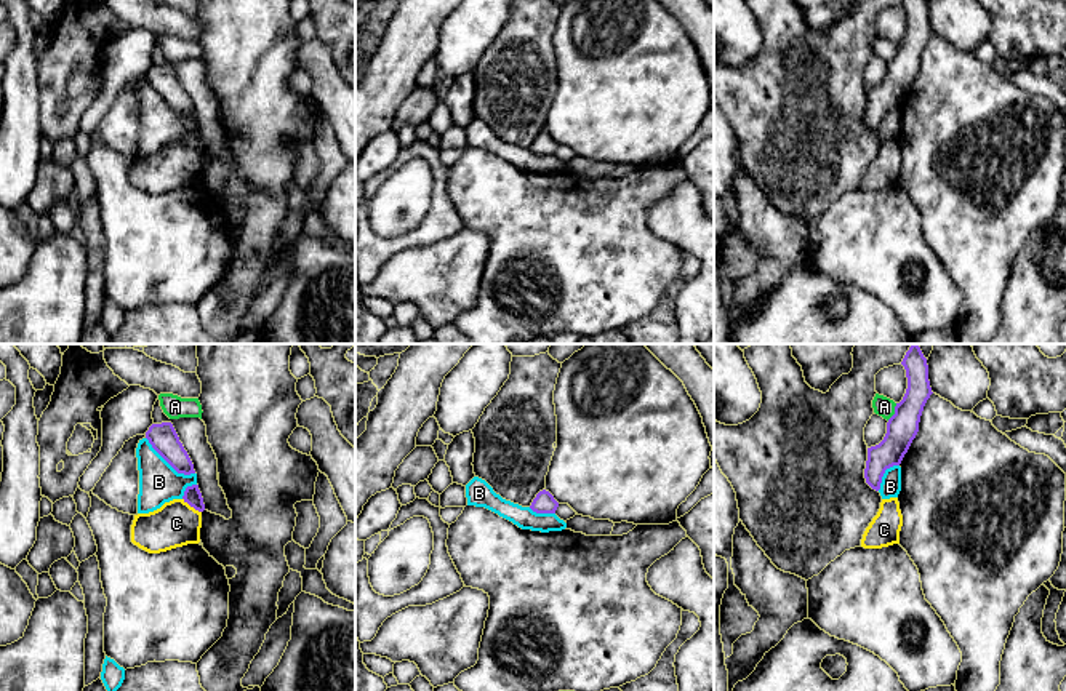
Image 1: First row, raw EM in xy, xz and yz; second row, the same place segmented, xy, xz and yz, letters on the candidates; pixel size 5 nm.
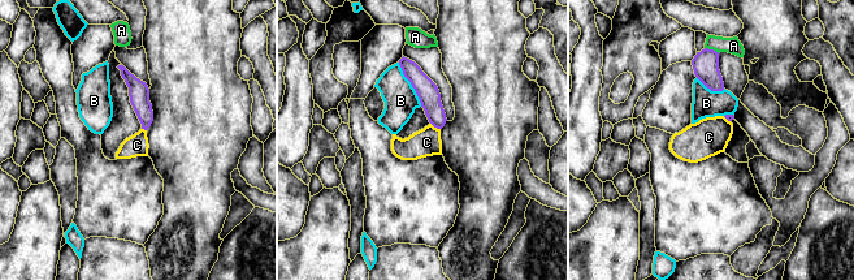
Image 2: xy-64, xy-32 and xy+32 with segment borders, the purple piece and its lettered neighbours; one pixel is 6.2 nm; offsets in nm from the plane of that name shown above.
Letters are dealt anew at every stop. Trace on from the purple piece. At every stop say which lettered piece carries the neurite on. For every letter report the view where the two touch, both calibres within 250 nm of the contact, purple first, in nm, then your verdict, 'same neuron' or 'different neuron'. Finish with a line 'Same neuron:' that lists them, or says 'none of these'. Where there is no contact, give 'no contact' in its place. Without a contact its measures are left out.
A: meets purple in yz; 160 nm thick on the purple side, 100 nm on the other; different neuron
B: meets purple in xy; 140 nm thick on the purple side, 200 nm on the other; different neuron
C: meets purple in xy; 90 nm thick on the purple side, 220 nm on the other; different neuron
Same neuron: none of these

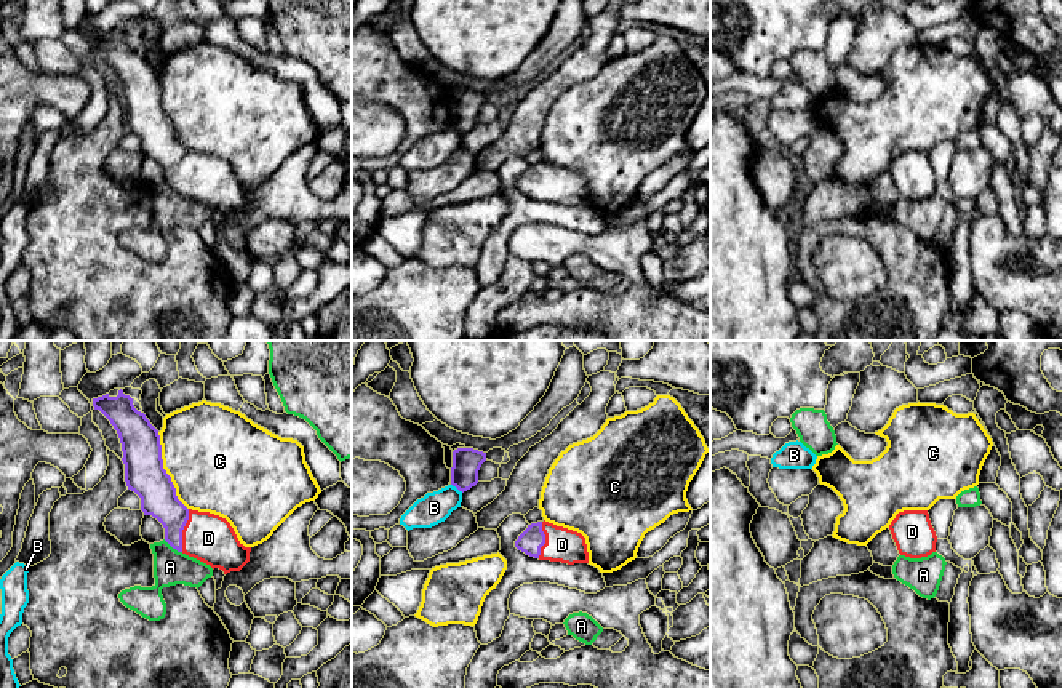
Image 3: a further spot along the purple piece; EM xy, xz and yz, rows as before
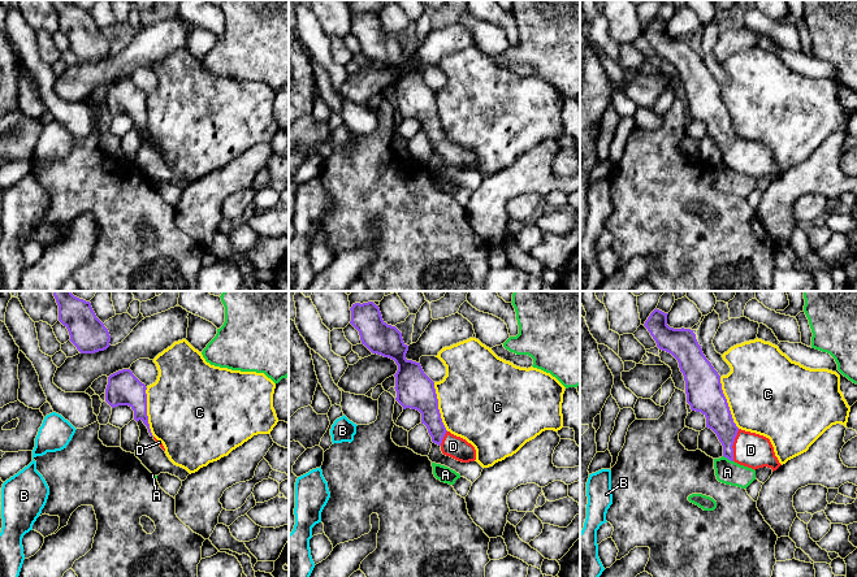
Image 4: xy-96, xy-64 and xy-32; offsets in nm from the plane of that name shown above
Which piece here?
A: meets purple in xy; 170 nm thick on the purple side, 180 nm on the other; different neuron
B: meets purple in xz; 140 nm thick on the purple side, 160 nm on the other; different neuron
C: meets purple in xy; 200 nm thick on the purple side, 480 nm on the other; different neuron
D: meets purple in xy; 180 nm thick on the purple side, 240 nm on the other; same neuron
Same neuron: D

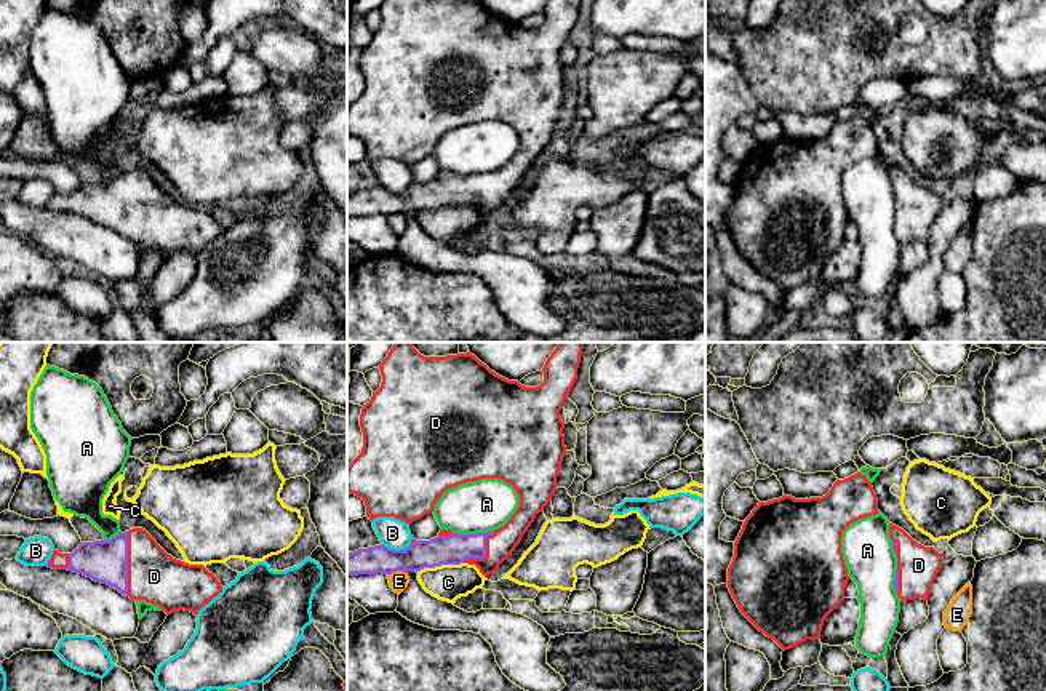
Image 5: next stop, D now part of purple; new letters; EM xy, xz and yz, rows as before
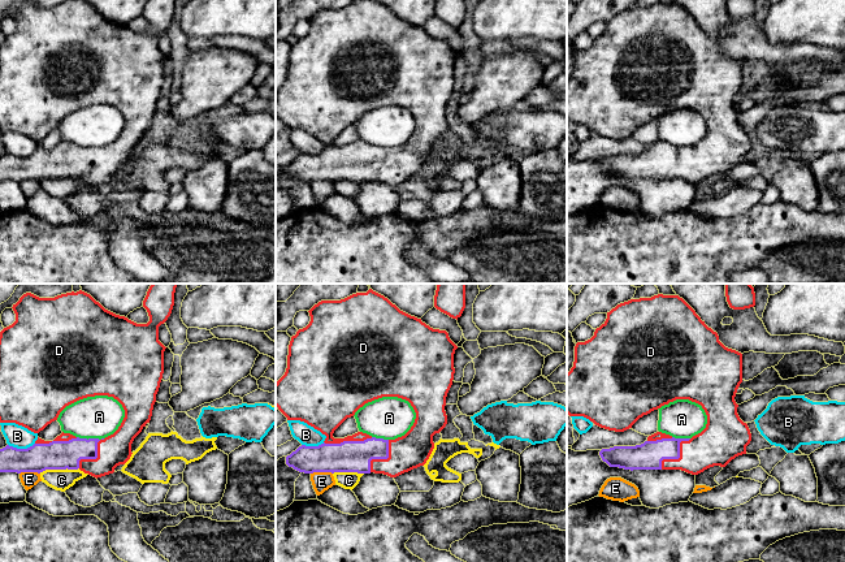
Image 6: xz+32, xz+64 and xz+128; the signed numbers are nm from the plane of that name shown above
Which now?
A: meets purple in xz; 160 nm thick on the purple side, 260 nm on the other; different neuron
B: meets purple in xz; 140 nm thick on the purple side, 150 nm on the other; different neuron
C: meets purple in xz; 160 nm thick on the purple side, 190 nm on the other; different neuron
D: meets purple in xy; 220 nm thick on the purple side, 260 nm on the other; same neuron
E: meets purple in xz; 140 nm thick on the purple side, 100 nm on the other; different neuron
Same neuron: D

